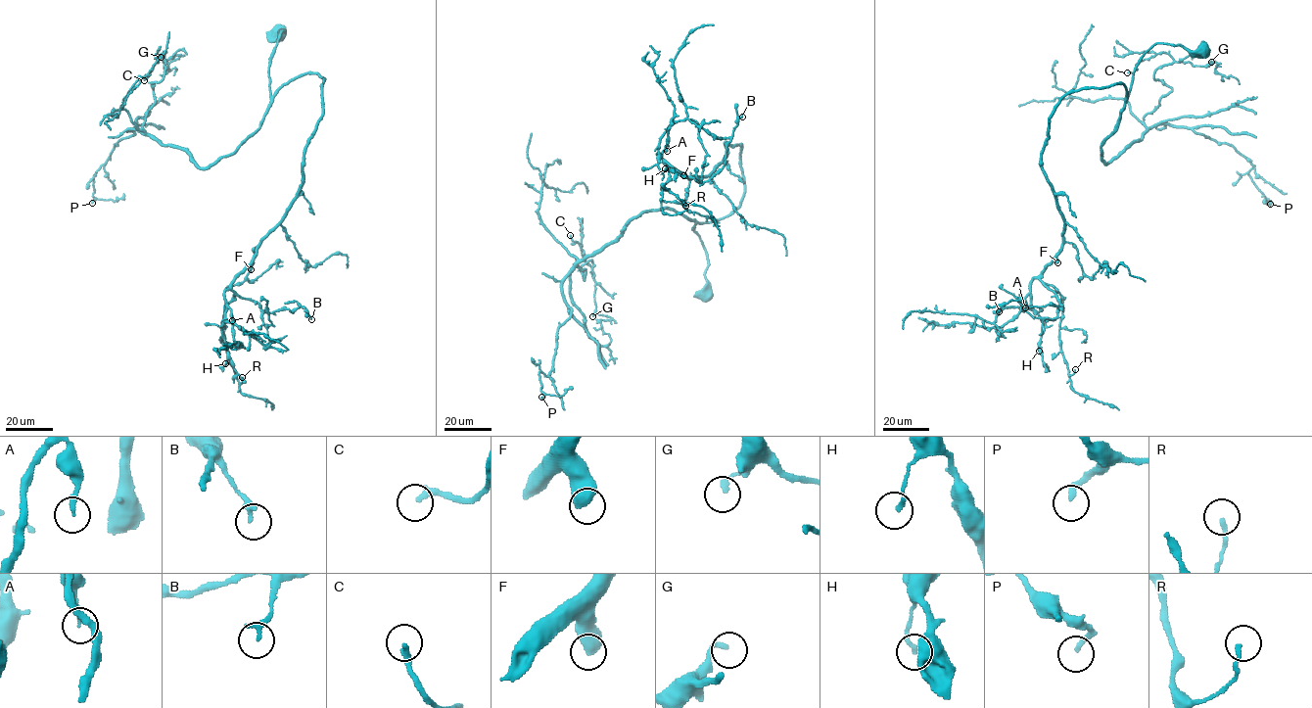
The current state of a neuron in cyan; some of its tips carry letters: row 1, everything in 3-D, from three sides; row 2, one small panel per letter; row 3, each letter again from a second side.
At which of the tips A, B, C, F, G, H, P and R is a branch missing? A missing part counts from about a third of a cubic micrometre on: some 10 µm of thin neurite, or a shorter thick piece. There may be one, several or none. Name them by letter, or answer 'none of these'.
P

